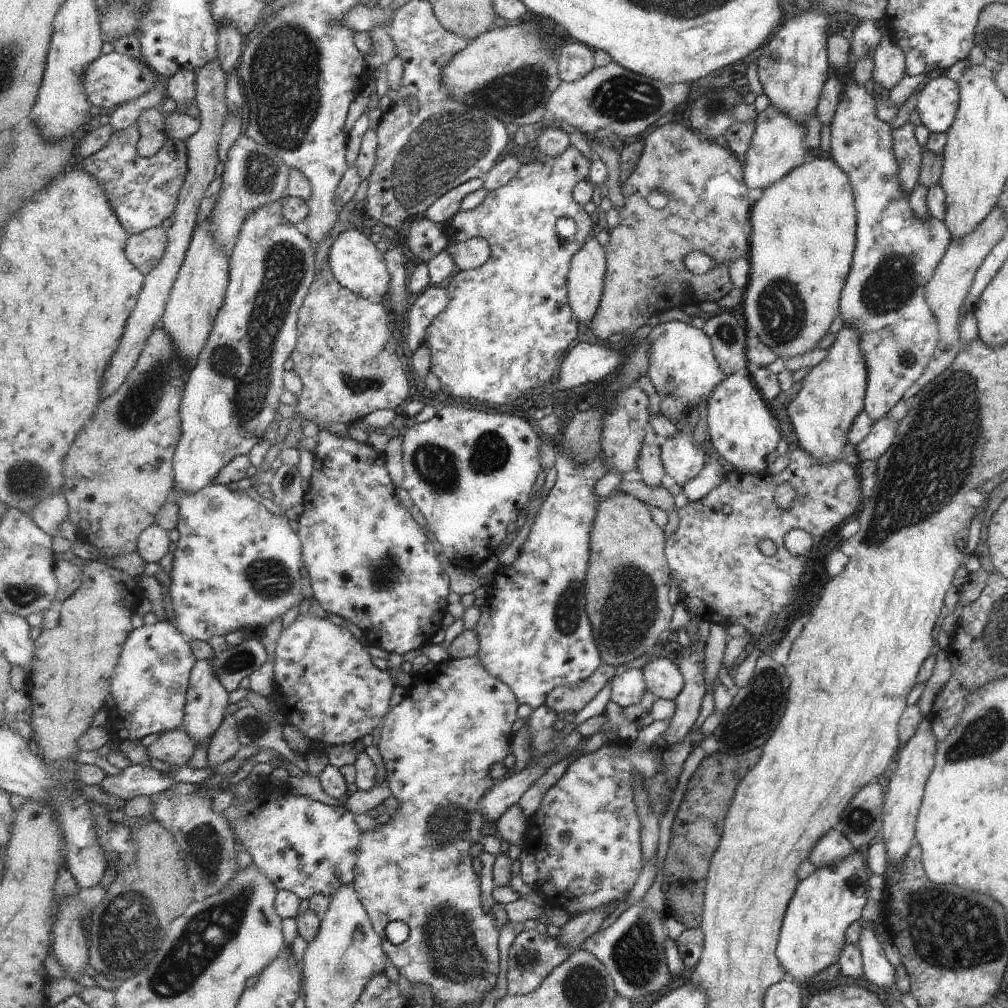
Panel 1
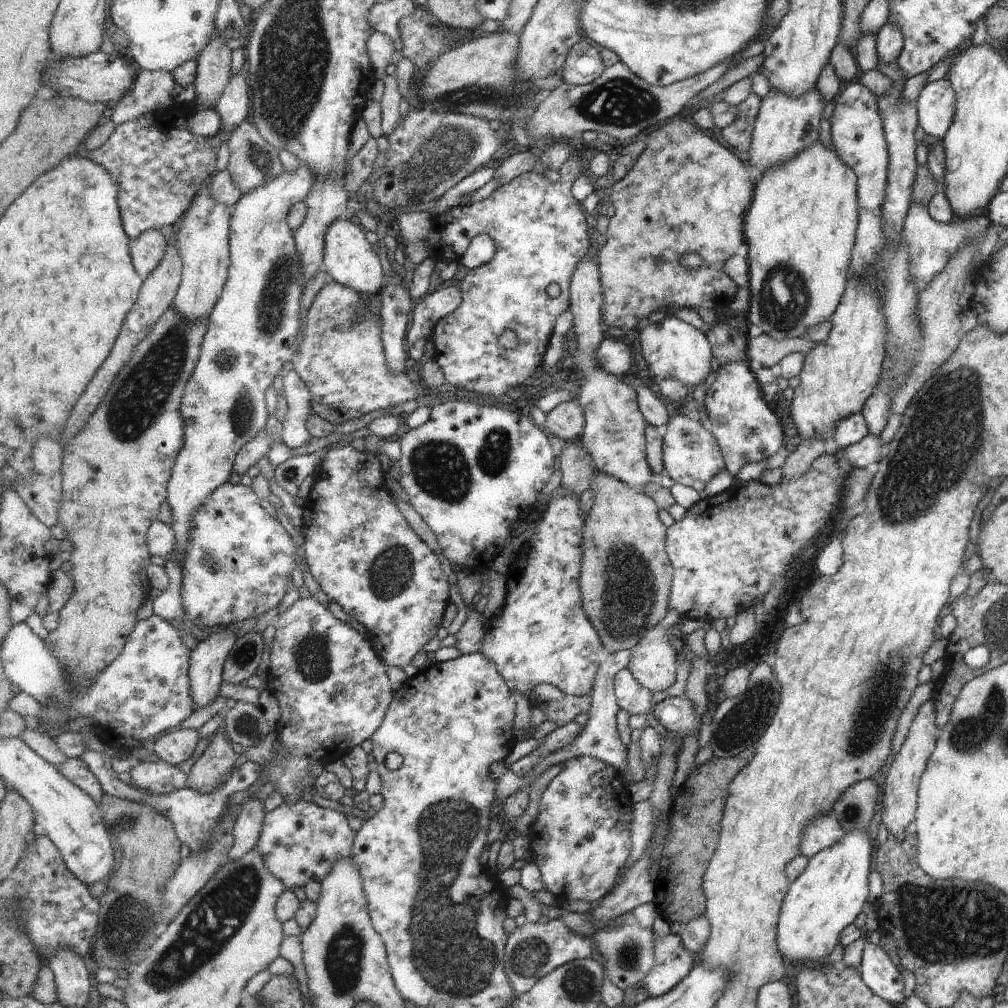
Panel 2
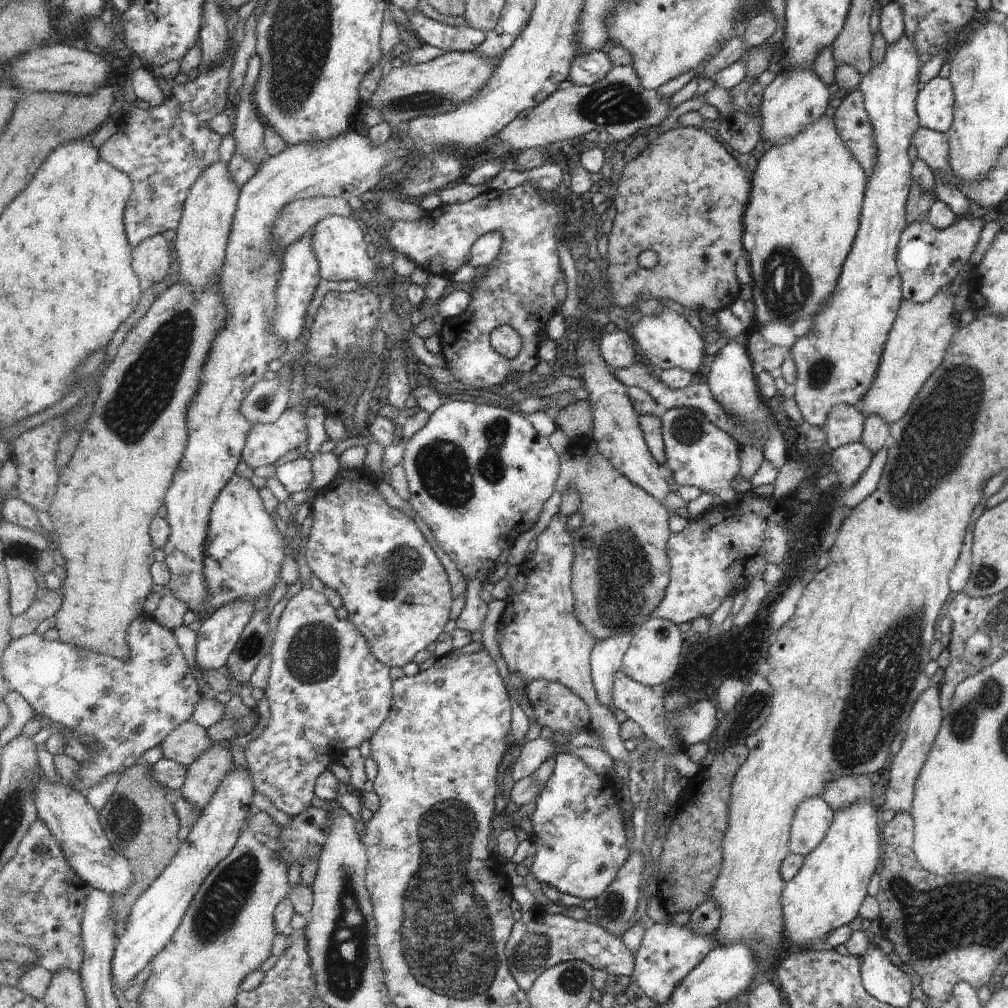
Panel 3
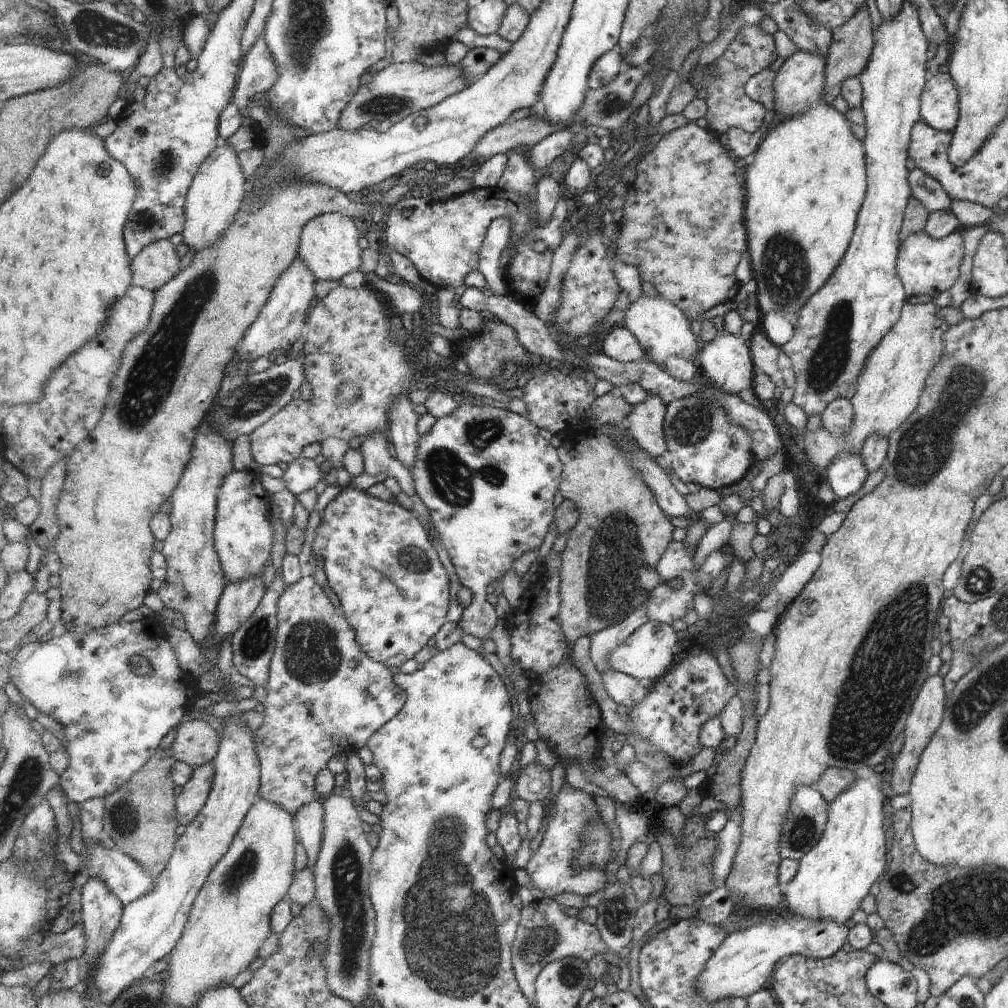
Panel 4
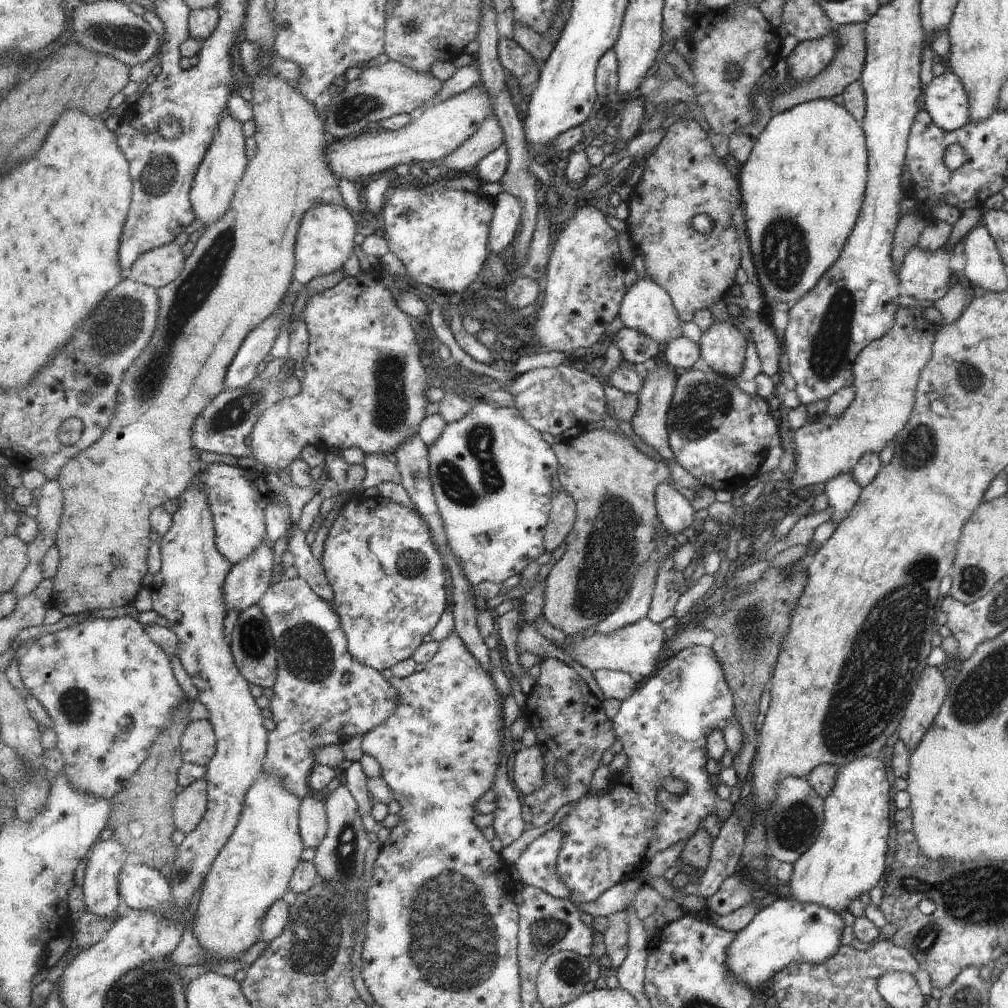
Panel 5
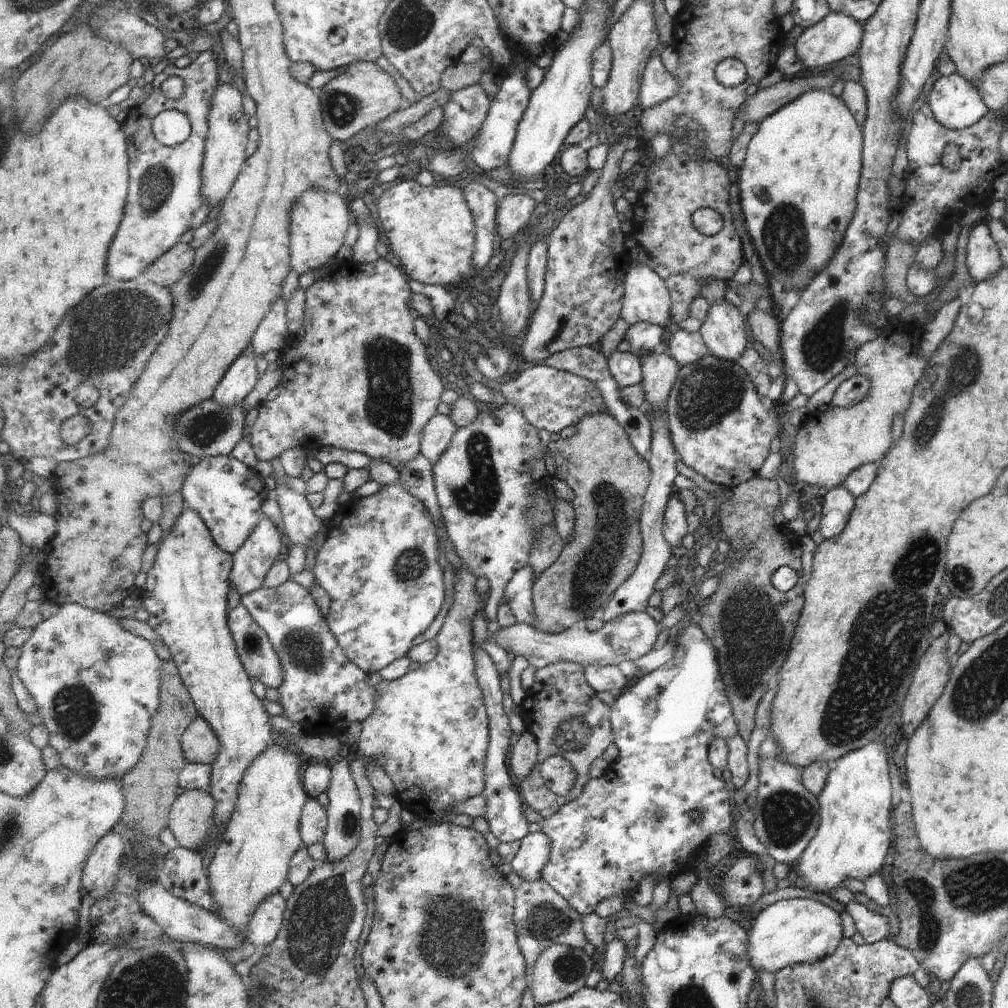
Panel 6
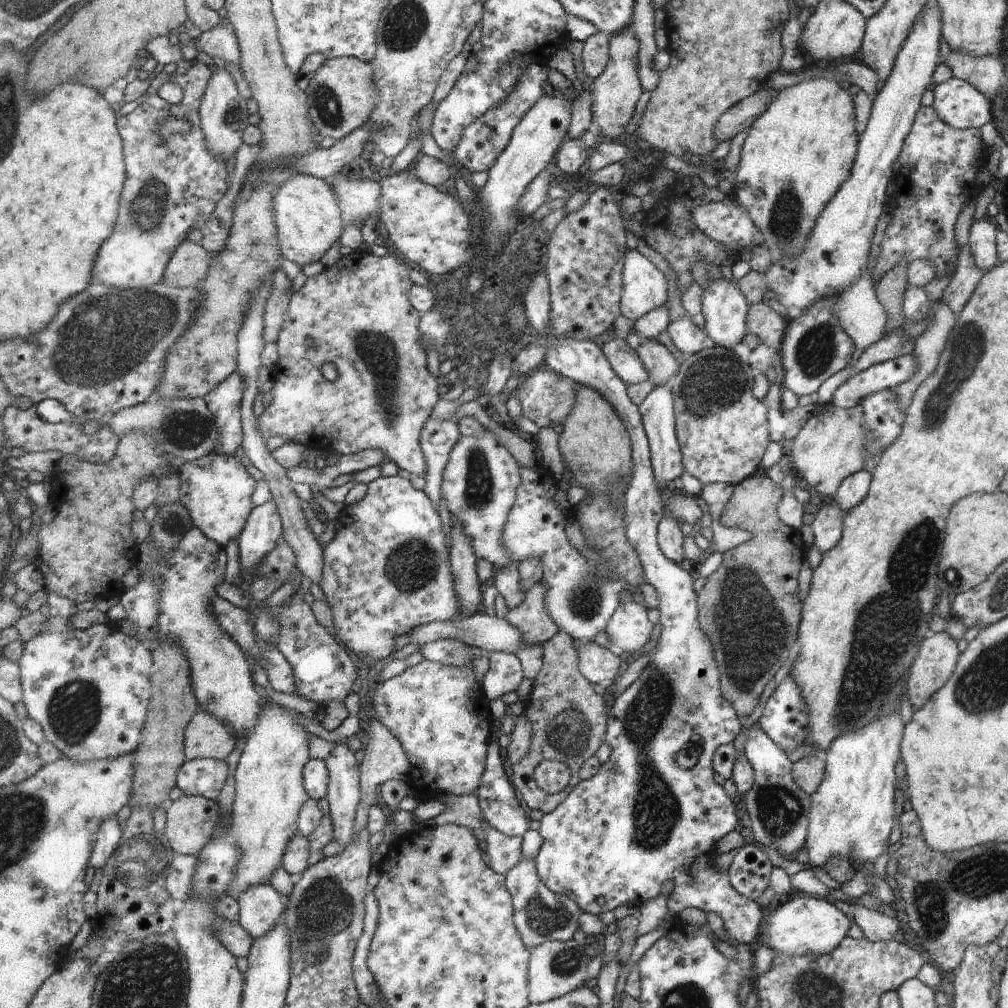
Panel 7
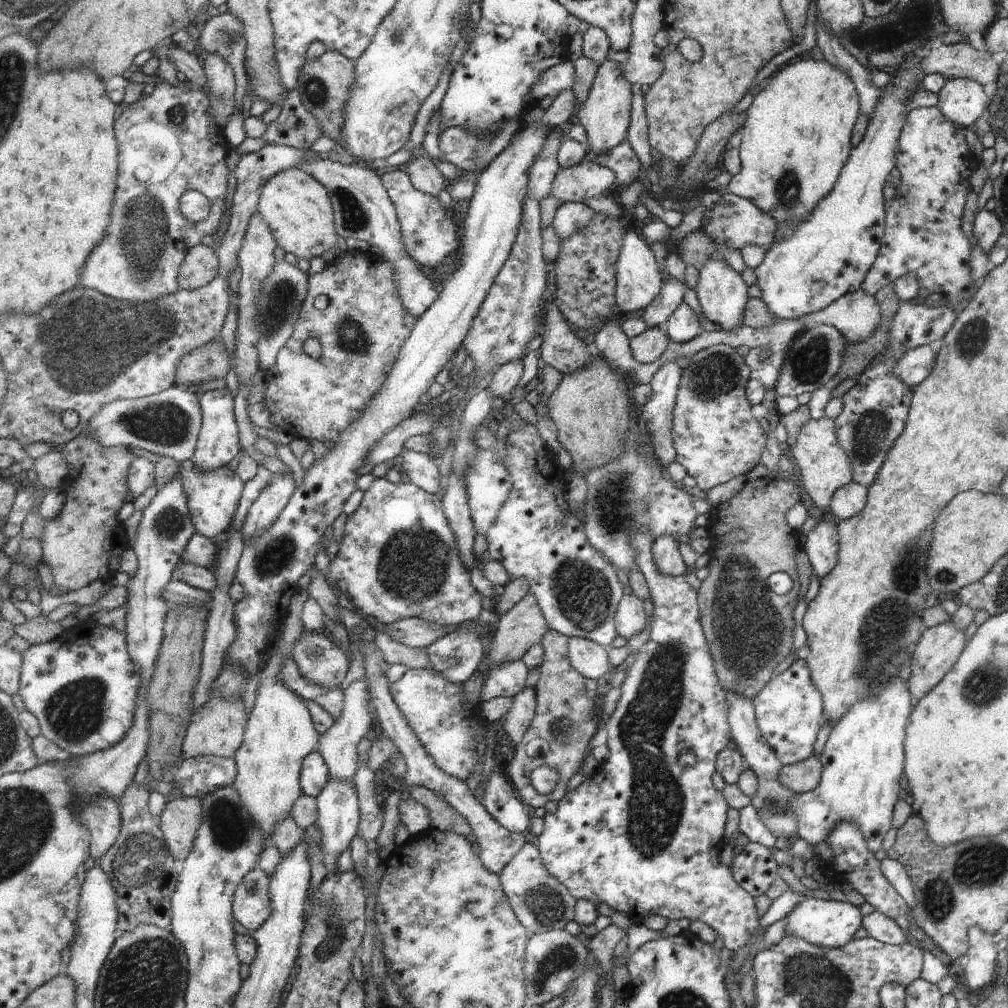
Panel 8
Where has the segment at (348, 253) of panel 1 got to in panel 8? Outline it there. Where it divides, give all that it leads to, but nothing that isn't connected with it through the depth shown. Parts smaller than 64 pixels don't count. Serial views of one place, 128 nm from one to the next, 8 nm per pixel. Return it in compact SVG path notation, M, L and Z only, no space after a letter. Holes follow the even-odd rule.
M301 168L283 170L265 182L258 213L267 220L277 245L299 260L321 257L342 244L335 225L330 193L325 185Z

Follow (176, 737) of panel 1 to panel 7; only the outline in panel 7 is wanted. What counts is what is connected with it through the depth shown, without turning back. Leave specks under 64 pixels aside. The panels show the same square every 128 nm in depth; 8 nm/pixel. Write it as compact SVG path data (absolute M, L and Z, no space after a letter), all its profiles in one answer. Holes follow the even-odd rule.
M199 708L186 729L186 756L188 761L213 758L225 760L235 750L237 734L231 724L219 720L215 714Z

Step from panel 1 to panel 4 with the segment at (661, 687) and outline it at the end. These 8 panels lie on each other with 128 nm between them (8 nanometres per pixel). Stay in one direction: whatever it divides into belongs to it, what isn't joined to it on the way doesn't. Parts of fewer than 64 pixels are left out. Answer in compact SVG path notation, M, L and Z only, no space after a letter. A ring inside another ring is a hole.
M649 621L637 632L634 632L626 643L614 650L609 662L616 671L621 671L623 674L649 685L661 680L675 666L674 662L677 655L673 654L673 648L677 642L679 642L679 636L673 630L673 626Z

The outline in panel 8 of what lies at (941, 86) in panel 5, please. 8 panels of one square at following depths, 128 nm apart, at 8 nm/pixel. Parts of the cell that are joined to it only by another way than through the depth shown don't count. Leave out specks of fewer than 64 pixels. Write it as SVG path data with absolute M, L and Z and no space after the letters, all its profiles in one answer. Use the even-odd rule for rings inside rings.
M969 78L946 80L937 93L936 108L953 125L970 128L979 117L985 117L988 98L979 82Z

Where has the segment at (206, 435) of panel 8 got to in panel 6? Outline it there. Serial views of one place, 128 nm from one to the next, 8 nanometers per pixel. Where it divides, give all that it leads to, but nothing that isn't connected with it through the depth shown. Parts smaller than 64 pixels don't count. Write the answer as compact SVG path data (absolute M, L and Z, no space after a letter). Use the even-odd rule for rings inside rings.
M246 350L242 356L239 356L219 384L218 391L213 396L215 402L219 402L221 406L241 404L255 390L260 380L255 354L255 351Z

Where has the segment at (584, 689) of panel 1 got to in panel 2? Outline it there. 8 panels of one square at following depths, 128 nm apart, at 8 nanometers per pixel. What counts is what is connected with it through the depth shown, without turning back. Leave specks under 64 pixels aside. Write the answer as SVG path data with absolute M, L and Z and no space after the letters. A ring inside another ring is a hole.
M540 684L532 691L532 698L537 706L547 717L559 724L565 726L571 723L575 716L587 713L592 707L592 696L589 695L568 695L560 688L550 684Z

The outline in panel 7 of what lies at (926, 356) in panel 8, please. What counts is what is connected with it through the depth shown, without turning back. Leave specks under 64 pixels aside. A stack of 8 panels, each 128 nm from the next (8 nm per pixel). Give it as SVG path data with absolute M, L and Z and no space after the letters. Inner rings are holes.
M903 355L882 363L875 363L851 377L847 377L837 388L833 391L831 404L840 409L850 409L851 407L859 405L866 396L882 391L883 389L891 389L896 387L899 383L907 380L915 370L916 362L914 355Z

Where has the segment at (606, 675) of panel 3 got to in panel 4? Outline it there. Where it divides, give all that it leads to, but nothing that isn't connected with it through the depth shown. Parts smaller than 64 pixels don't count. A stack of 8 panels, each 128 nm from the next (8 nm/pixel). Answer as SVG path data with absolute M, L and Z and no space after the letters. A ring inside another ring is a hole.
M641 607L633 611L624 621L618 625L610 626L601 632L595 633L592 637L590 655L602 676L613 669L609 662L611 654L620 645L627 642L627 639L639 630L646 622L649 622L647 616L648 610Z

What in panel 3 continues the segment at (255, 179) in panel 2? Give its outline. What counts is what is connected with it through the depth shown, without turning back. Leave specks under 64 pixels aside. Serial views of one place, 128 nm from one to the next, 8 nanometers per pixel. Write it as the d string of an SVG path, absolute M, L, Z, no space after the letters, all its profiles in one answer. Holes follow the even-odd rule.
M257 53L248 62L242 98L237 103L237 116L232 132L236 146L234 154L241 155L243 158L259 165L258 170L271 158L271 154L266 147L265 129L267 126L253 101L253 94L262 64L262 58Z

